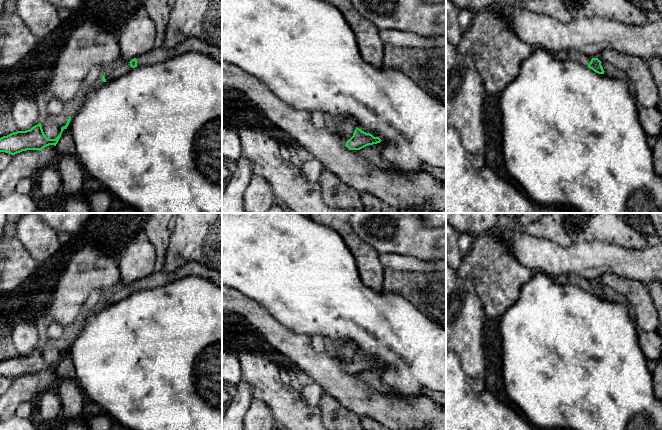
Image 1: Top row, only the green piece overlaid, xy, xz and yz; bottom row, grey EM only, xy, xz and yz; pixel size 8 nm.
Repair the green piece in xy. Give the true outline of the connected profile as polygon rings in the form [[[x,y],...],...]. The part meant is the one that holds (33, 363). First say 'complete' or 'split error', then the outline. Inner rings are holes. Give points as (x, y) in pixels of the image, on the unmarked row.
complete; [[[71,341],[65,350],[61,351],[60,358],[55,363],[48,363],[42,353],[41,347],[26,355],[17,355],[0,362],[0,376],[15,379],[26,374],[39,374],[58,367],[64,353],[67,353]]]

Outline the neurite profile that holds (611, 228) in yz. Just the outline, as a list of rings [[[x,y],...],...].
[[[591,213],[587,221],[587,235],[609,244],[628,249],[648,246],[646,237],[635,230],[619,213]]]

